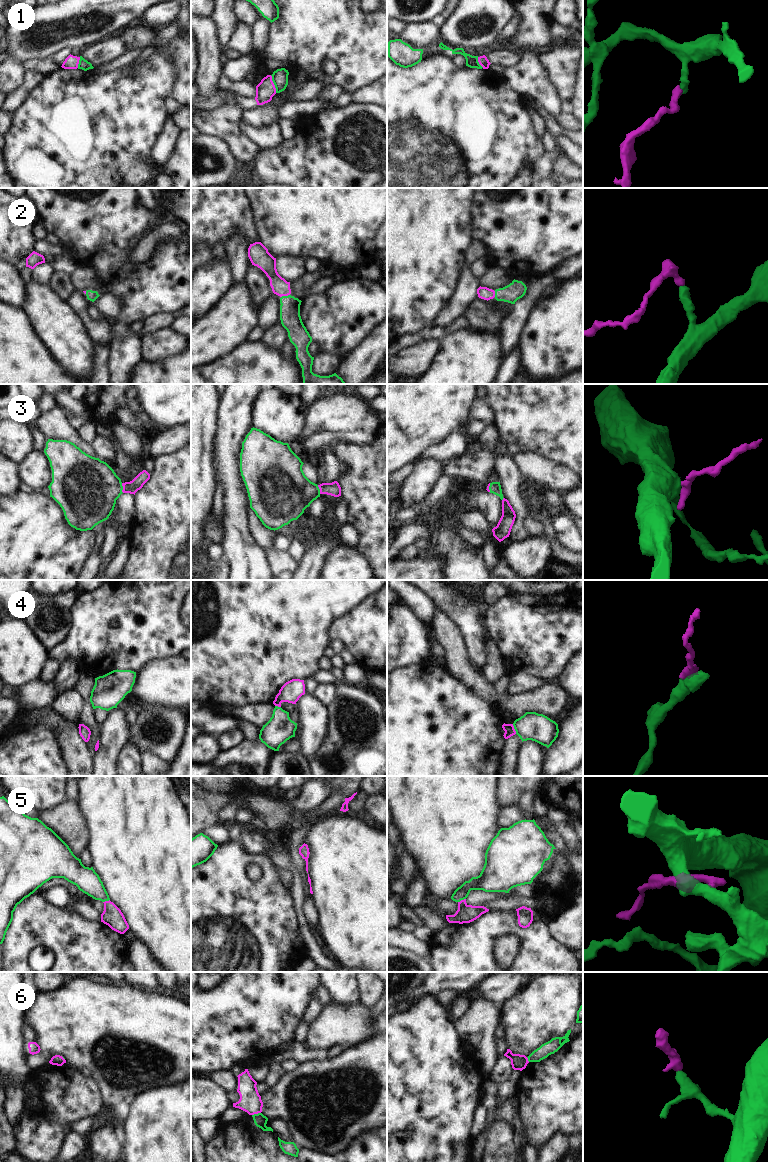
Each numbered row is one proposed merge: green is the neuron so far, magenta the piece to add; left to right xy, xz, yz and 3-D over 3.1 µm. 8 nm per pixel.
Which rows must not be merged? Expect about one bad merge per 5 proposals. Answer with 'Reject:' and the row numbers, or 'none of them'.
Reject: 1

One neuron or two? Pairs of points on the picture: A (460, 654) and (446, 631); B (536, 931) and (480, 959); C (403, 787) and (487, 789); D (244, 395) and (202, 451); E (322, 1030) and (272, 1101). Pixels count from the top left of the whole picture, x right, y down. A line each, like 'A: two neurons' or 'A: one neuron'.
A: one neuron
B: one neuron
C: one neuron
D: two neurons
E: two neurons

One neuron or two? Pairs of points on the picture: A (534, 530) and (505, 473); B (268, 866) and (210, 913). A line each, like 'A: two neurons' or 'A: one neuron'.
A: two neurons
B: one neuron

